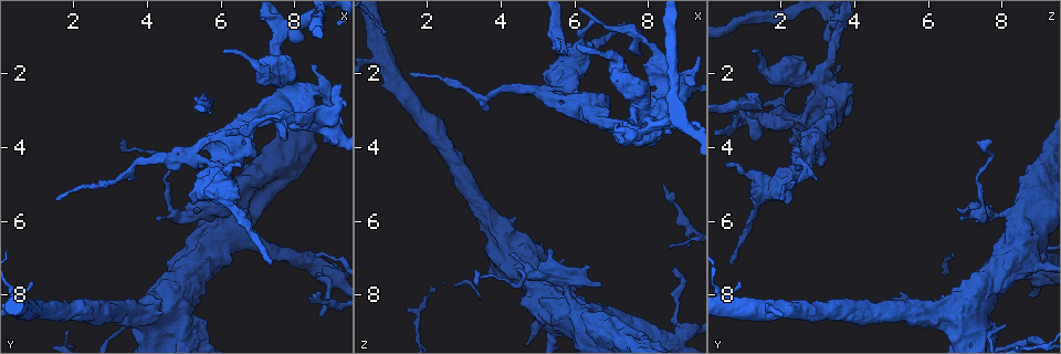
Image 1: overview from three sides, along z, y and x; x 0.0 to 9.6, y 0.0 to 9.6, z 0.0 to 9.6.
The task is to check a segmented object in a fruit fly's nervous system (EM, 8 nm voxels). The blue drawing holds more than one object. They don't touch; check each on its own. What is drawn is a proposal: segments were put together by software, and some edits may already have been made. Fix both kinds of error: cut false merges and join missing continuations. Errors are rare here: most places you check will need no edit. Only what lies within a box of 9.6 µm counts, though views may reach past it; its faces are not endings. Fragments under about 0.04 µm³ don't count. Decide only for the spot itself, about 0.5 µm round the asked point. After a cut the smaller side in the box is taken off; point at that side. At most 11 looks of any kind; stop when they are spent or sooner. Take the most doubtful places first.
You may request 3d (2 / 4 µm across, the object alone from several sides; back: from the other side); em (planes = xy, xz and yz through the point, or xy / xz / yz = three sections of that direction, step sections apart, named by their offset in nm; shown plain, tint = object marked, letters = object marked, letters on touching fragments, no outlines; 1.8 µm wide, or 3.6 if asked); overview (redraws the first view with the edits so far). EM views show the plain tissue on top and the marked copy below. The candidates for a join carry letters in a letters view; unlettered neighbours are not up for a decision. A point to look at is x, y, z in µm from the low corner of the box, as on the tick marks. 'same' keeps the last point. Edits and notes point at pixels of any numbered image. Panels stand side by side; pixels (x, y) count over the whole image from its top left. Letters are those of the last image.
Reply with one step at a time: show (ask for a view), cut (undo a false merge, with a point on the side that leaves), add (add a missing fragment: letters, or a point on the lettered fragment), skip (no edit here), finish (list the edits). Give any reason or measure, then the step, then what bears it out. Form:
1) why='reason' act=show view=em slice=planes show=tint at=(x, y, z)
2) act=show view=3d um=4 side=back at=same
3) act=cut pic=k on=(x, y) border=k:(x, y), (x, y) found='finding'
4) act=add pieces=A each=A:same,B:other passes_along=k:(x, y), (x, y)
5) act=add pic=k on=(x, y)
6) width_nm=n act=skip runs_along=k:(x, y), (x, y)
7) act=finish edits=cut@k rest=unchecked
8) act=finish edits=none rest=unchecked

why='sharp bend' act=show view=em slice=planes show=letters at=(7.65, 0.90, 3.55)

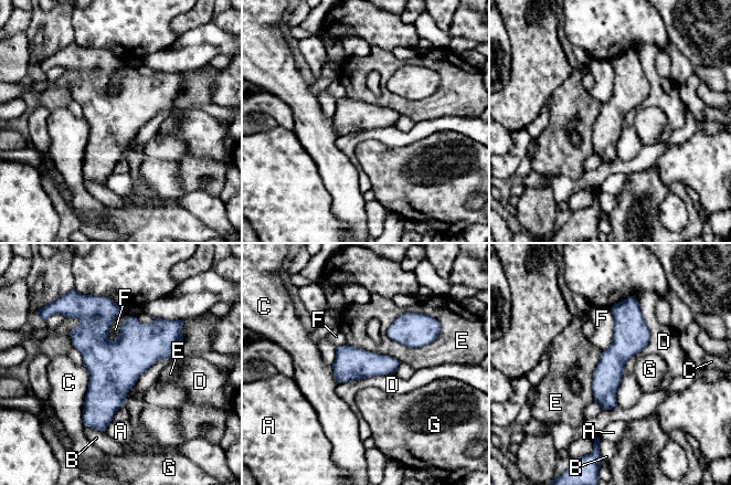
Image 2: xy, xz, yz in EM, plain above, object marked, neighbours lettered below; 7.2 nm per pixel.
act=skip each=A:other,B:other,C:other,D:other,E:other,F:other,G:other runs_along=2:(629, 303), (604, 407) found='one neuron here'

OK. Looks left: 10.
why='sudden change in width' act=show view=em um=3.6 slice=planes show=letters at=(4.25, 8.25, 6.85)

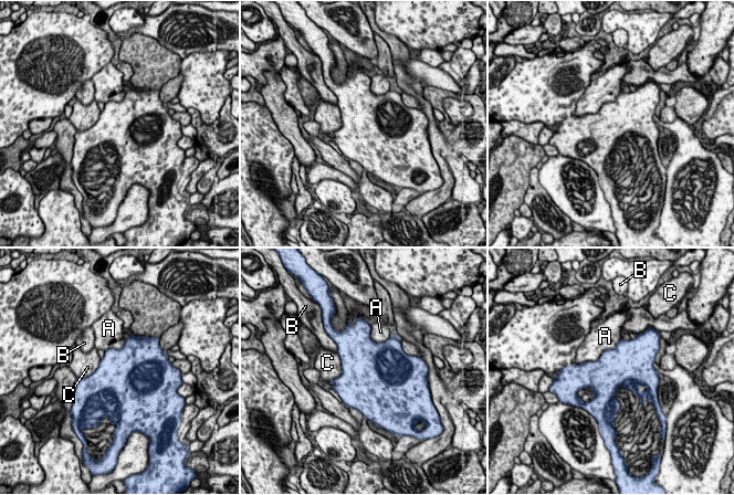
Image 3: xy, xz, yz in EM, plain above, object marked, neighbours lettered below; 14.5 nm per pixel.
act=skip each=A:other,B:other,C:other border=3:(621, 338), (597, 359), (575, 364) found='all the same neuron'

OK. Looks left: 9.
why='thick turns thin' act=show view=em slice=planes show=letters at=(8.90, 7.45, 8.95)

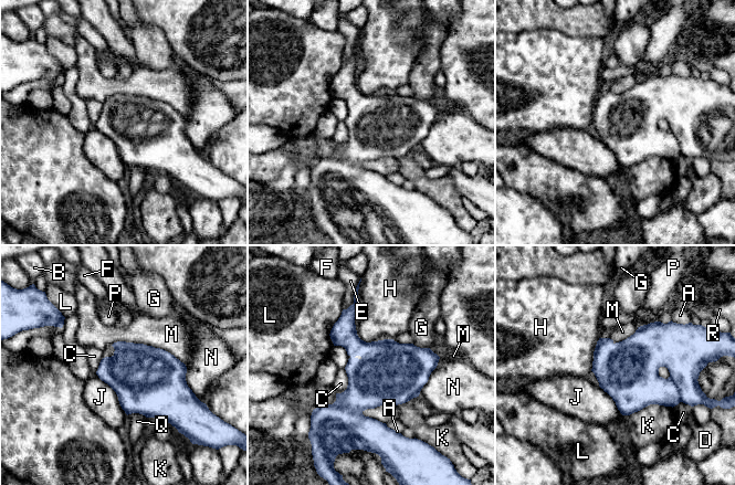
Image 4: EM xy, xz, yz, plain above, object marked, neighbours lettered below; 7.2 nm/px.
width_nm=440 act=skip each=A:other,B:other,C:other,D:other,E:other,F:other,G:other,H:other,J:other,K:other,L:other,M:other,N:other,P:other,Q:other,R:other border=4:(97, 377), (115, 392), (127, 414) found='one neuron here'

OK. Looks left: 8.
why='closes a loop' act=show view=em slice=yz step=8 show=tint at=(5.30, 4.50, 2.60)

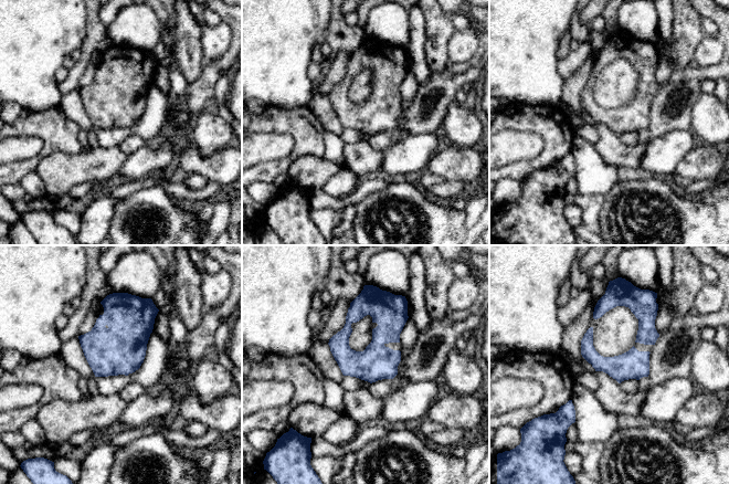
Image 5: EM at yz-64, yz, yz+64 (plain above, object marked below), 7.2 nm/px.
why='cut it another way' act=show view=em slice=planes show=letters at=same

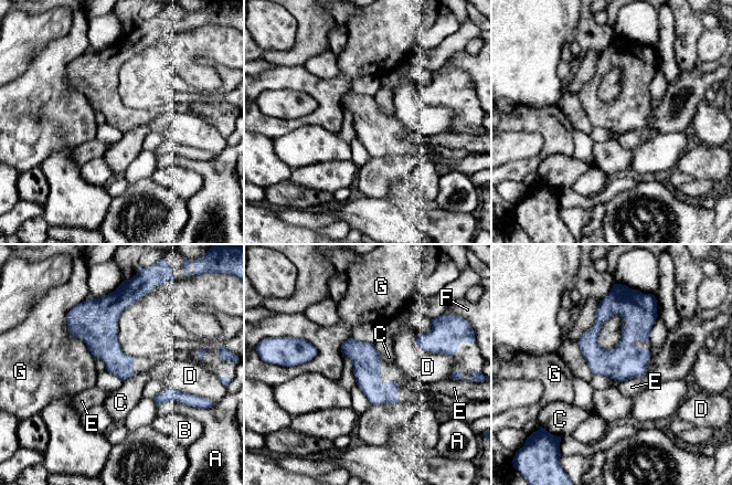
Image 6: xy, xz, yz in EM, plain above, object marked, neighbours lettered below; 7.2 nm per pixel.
act=skip each=A:other,B:other,C:other,D:other,E:other,F:other,G:other border=6:(134, 375), (122, 381) found='continuous, no second neuron'

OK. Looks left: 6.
act=finish edits=none rest=unchecked

